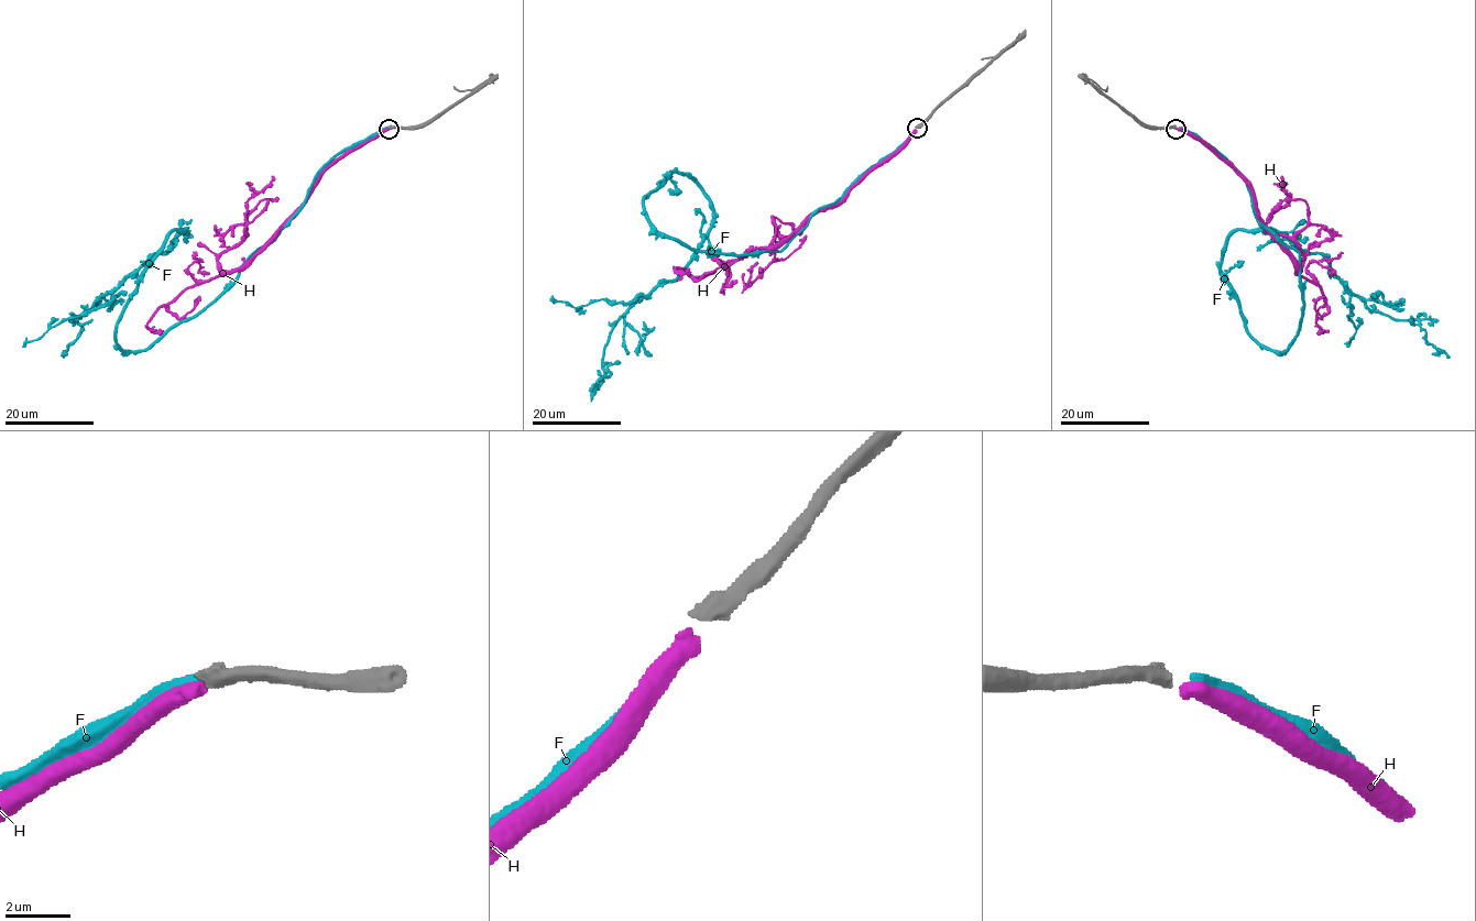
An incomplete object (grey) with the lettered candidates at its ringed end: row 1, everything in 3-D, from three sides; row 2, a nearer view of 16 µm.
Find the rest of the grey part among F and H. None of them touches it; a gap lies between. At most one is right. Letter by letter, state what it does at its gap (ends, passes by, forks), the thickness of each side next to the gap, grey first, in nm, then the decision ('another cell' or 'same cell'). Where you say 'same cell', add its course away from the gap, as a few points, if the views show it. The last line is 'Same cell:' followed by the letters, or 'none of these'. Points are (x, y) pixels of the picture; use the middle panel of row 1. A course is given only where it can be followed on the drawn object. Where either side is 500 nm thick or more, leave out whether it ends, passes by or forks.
F: 500 nm thick on the grey side, 320 nm on the other; another cell
H: 500 nm thick on the grey side, 480 nm on the other; same cell; it runs (916, 129), (834, 205), (819, 208), (775, 244), (746, 254), (772, 243), (774, 218), (776, 241), (801, 232)
Same cell: H

